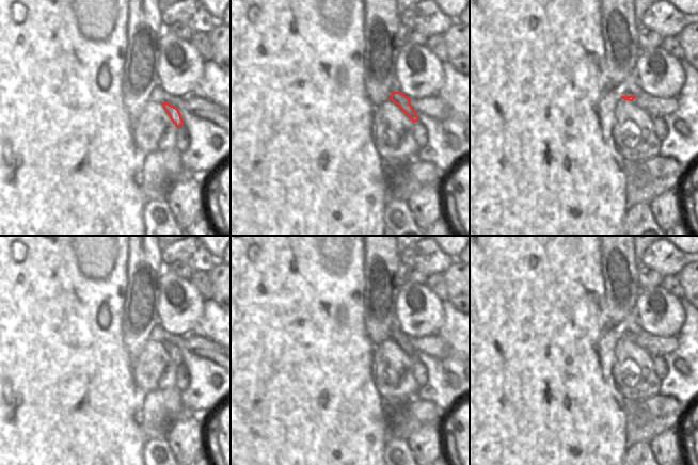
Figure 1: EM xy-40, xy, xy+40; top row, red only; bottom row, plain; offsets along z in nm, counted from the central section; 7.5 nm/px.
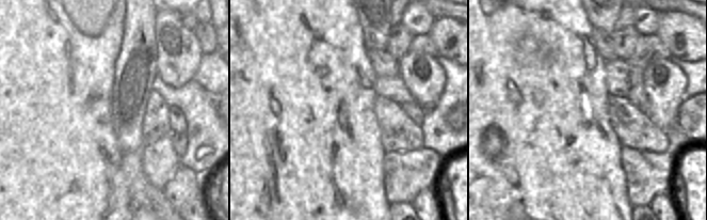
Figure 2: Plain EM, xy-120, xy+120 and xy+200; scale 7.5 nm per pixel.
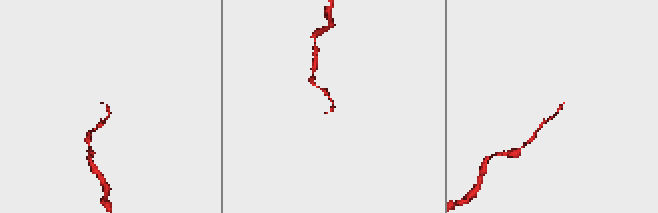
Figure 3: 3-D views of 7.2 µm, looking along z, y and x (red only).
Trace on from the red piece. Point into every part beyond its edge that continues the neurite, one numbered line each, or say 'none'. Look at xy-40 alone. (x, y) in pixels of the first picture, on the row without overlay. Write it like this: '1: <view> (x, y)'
none

